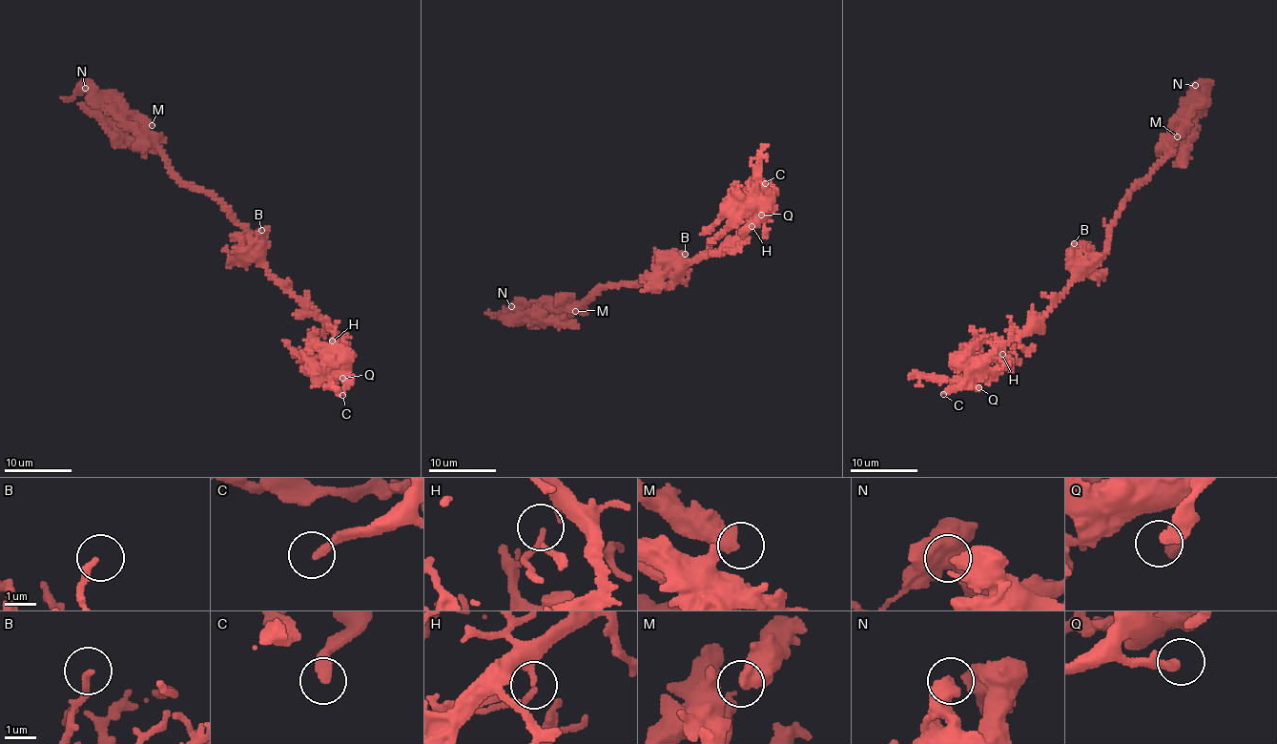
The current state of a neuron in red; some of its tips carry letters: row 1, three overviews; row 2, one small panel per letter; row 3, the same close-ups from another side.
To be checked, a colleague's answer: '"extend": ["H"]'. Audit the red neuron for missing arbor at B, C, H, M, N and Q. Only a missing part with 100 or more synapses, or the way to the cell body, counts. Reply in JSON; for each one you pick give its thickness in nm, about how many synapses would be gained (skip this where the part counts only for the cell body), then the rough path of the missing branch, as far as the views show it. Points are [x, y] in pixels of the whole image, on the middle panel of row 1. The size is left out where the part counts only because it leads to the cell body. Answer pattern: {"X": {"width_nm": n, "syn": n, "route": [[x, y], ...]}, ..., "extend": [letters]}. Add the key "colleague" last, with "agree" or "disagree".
{"C": {"width_nm": 320}, "extend": ["C"], "colleague": "disagree"}

